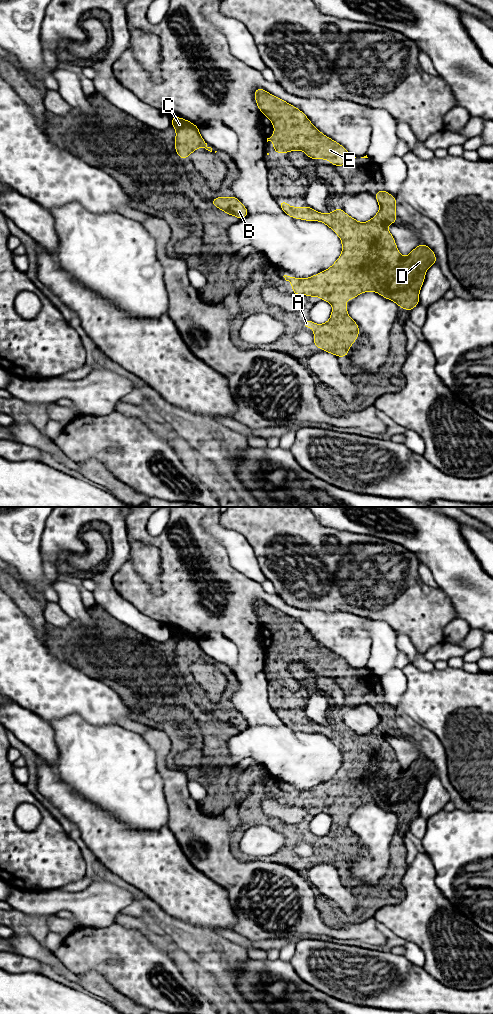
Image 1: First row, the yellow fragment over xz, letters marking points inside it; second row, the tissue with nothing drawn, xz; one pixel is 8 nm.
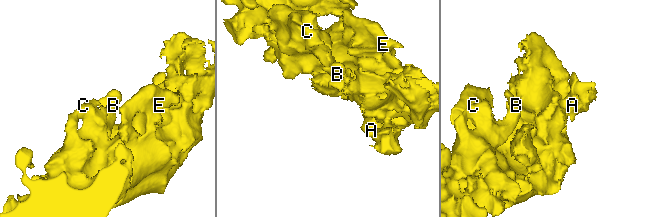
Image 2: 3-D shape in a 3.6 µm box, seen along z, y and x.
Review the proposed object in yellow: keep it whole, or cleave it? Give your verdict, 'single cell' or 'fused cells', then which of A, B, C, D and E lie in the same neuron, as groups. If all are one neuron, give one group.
single cell; A B C D E

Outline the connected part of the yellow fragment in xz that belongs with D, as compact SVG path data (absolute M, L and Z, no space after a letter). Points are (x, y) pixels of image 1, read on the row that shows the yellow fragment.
M386 190L377 191L375 198L380 205L380 210L370 221L365 223L356 221L341 208L334 209L331 214L323 214L309 206L289 207L287 201L278 202L282 211L290 217L307 221L321 221L342 240L342 255L329 269L305 279L283 276L292 284L293 295L318 296L321 300L333 305L331 317L327 323L319 325L306 319L302 326L304 329L307 327L314 329L316 348L320 347L337 357L348 356L348 350L360 332L358 324L347 314L346 300L353 299L363 292L375 291L410 312L419 304L419 291L427 269L437 263L432 249L423 243L413 249L407 257L400 255L393 236L386 228L387 224L393 224L398 219L395 214L397 198L391 196Z

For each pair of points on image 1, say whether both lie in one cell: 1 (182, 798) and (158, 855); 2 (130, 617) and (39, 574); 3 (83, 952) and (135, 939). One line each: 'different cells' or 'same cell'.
1: different cells
2: different cells
3: same cell

